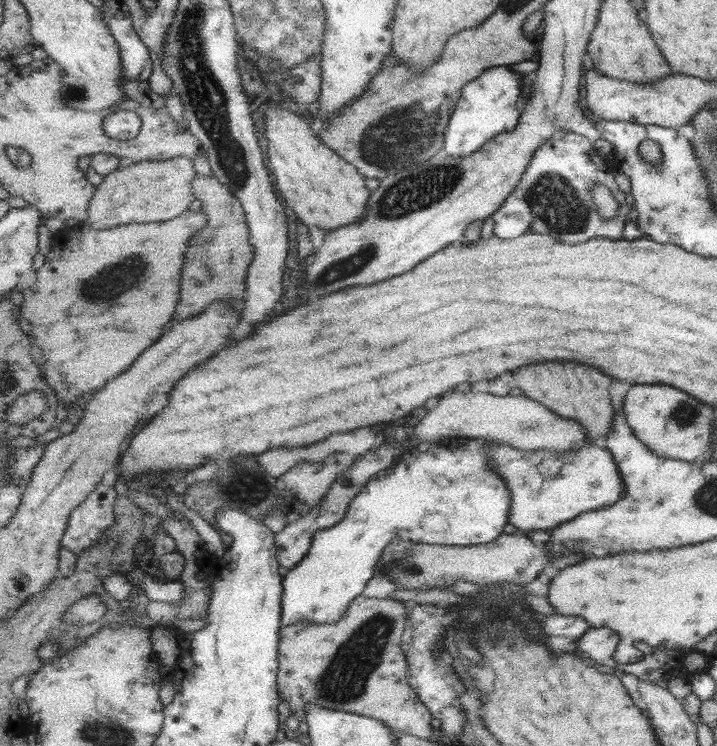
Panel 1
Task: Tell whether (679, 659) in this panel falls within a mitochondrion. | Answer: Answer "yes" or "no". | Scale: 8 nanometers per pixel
no

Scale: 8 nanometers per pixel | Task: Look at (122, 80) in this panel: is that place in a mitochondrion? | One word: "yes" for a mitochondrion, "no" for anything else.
no

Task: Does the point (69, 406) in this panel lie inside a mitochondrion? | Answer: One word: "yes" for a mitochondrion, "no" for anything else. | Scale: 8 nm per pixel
no

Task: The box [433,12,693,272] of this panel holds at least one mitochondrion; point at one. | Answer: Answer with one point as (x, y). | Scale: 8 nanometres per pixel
(554, 201)

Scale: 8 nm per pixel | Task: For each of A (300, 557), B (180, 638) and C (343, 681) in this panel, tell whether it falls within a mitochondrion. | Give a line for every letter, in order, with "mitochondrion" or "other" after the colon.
A: other
B: other
C: mitochondrion

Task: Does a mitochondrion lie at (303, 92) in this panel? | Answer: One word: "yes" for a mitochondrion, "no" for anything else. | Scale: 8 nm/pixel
no

